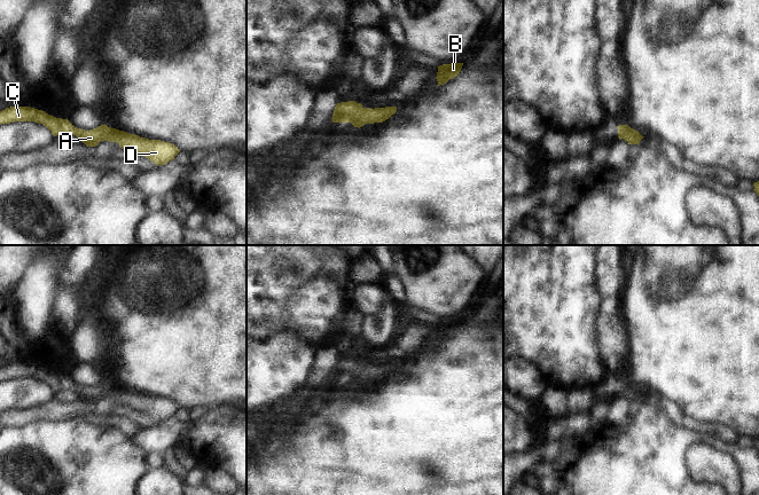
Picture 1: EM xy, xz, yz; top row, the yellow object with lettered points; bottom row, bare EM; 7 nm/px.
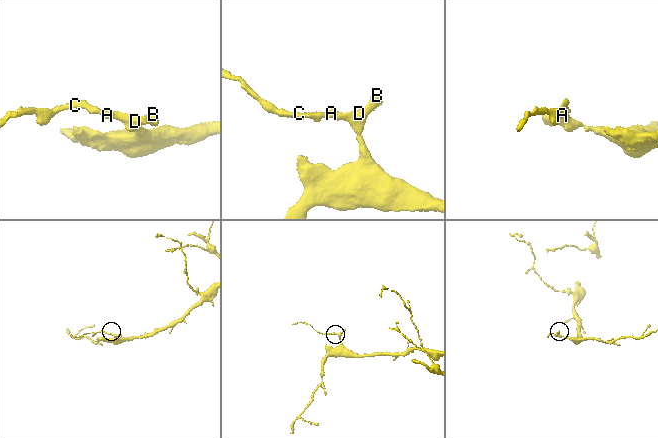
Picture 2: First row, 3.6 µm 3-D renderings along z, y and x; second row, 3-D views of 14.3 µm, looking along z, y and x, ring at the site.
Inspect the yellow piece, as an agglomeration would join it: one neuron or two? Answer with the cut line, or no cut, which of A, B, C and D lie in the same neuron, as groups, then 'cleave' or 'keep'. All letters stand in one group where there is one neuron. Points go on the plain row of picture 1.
cut none; groups A B C D; keep

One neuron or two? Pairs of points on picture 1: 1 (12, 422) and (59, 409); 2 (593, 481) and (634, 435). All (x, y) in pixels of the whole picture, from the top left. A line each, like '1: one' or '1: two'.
1: one
2: one

